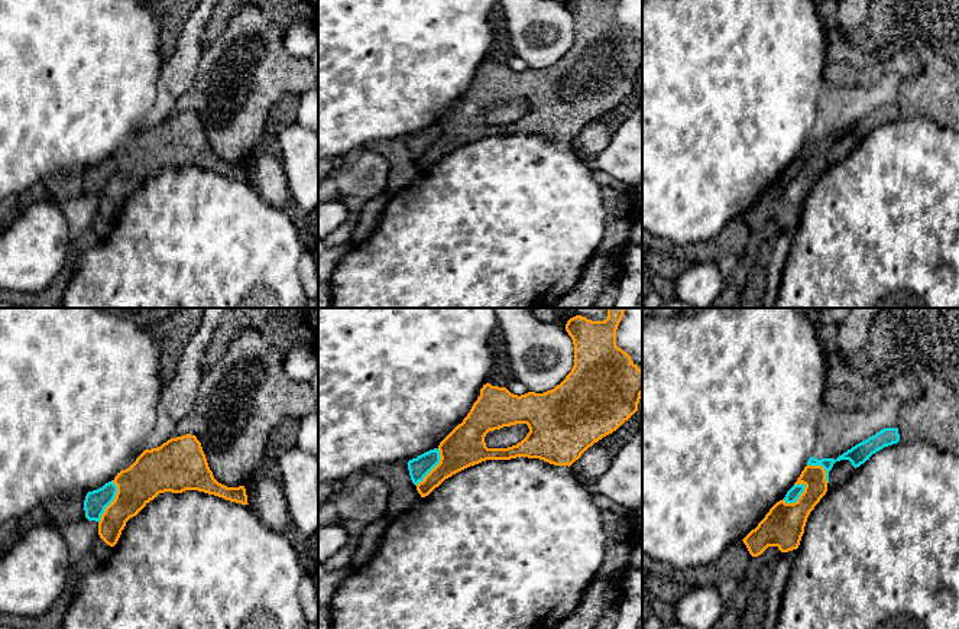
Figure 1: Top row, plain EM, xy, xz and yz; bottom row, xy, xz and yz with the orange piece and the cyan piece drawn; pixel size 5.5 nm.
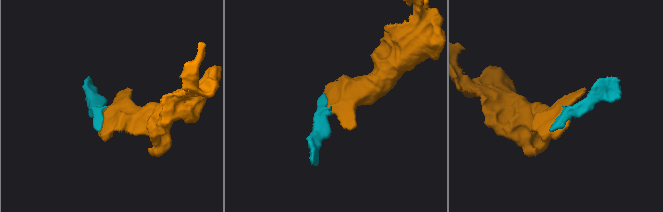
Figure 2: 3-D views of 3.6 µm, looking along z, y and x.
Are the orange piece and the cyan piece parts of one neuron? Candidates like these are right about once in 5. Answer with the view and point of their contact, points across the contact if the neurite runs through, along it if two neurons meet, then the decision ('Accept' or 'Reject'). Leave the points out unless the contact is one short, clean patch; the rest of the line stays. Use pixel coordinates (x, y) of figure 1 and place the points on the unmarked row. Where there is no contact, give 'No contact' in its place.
Touches orange at xy (112, 178). Accept

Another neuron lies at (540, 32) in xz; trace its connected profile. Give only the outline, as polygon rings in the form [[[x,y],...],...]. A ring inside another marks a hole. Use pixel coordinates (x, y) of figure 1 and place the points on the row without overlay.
[[[499,0],[503,10],[505,30],[502,39],[512,55],[519,56],[528,68],[544,69],[560,61],[574,42],[574,20],[566,4],[557,0]]]

